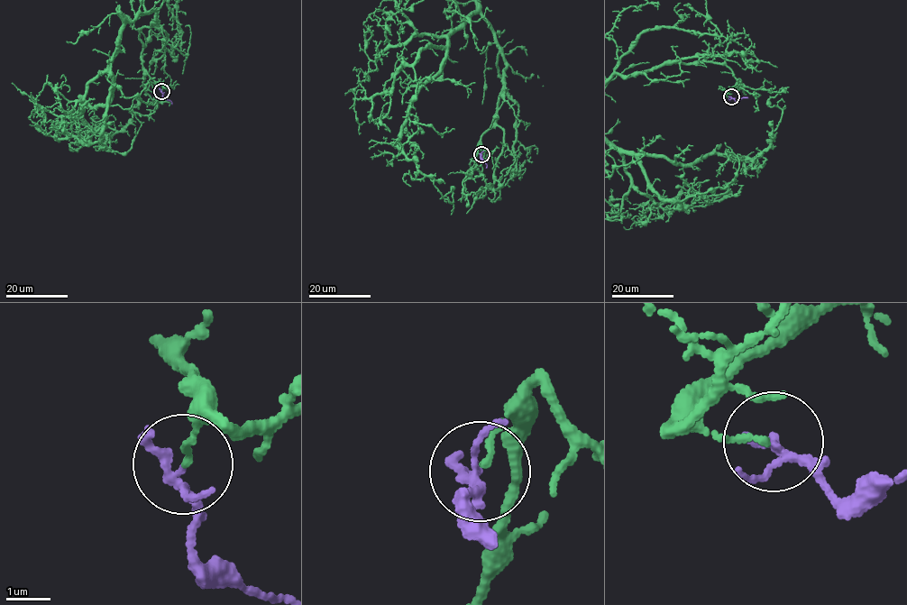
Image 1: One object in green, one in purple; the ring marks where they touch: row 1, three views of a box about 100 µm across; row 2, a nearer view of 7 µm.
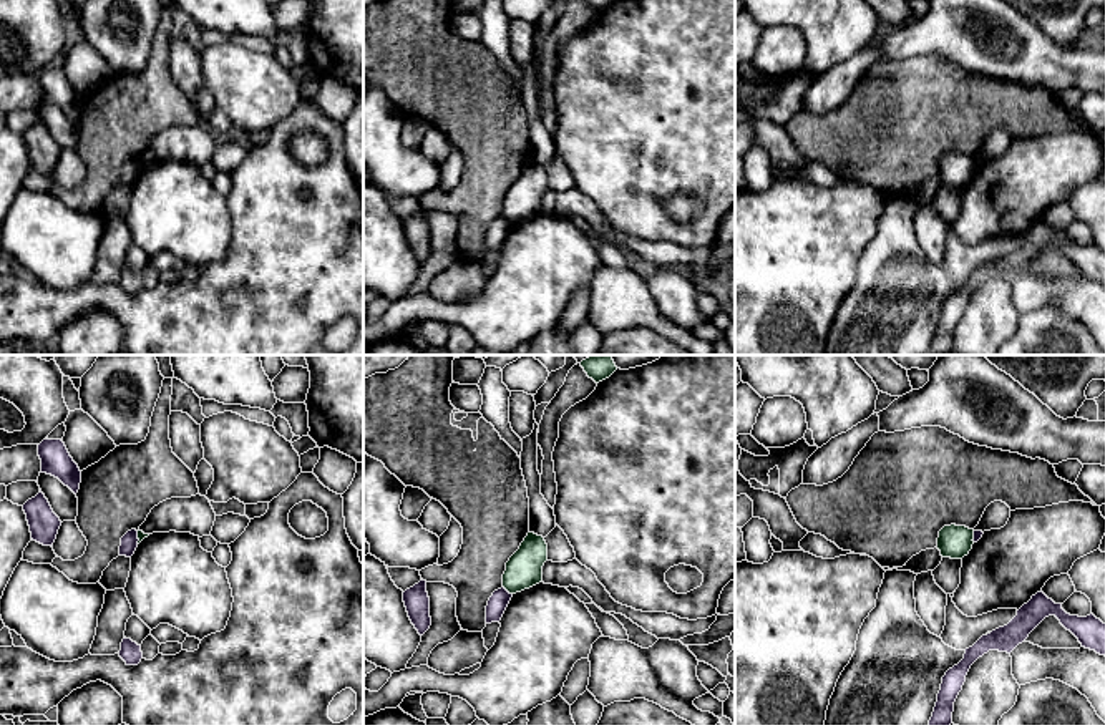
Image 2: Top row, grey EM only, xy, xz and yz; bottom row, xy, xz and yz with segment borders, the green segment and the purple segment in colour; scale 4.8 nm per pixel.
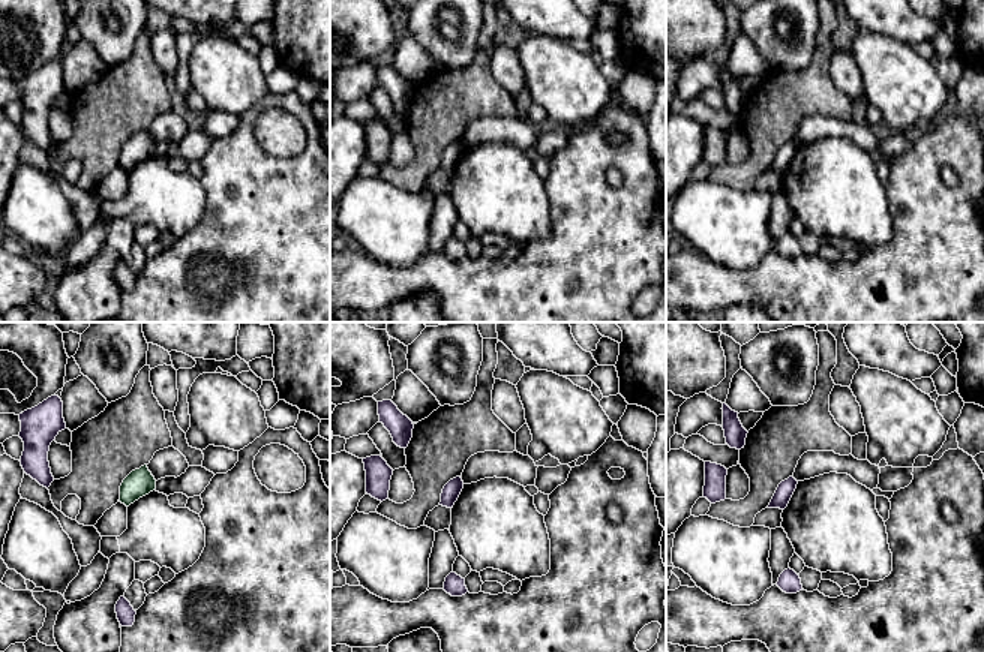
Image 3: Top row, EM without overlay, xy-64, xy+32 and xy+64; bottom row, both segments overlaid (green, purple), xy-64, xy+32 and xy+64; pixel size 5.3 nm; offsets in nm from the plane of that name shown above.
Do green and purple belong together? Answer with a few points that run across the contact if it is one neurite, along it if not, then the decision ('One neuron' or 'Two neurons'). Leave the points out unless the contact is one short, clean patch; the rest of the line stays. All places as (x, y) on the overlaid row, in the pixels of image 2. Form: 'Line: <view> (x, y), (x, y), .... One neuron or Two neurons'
Line: xz (503, 586), (511, 594). Two neurons

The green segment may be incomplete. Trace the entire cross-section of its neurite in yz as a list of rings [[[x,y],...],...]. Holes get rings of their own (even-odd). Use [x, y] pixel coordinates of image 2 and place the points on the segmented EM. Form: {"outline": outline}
{"outline": [[[944,526],[939,531],[937,549],[942,557],[962,559],[969,554],[974,544],[974,529],[966,526]]]}

